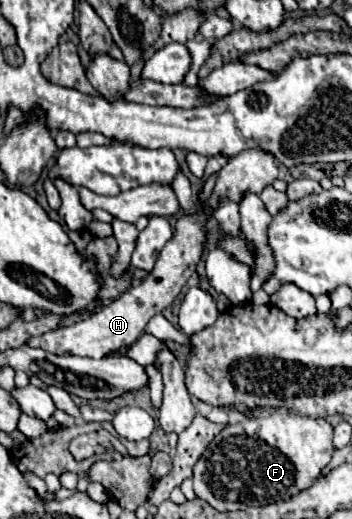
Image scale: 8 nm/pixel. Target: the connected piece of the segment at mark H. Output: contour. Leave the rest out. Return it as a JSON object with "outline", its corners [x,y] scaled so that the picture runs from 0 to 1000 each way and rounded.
{"outline":[[[568,412],[557,416],[517,416],[500,428],[500,451],[489,455],[483,470],[455,486],[455,497],[432,524],[398,543],[369,551],[335,578],[318,578],[313,586],[290,590],[273,605],[256,605],[244,617],[176,628],[148,640],[125,640],[114,647],[91,647],[74,663],[91,671],[119,671],[142,682],[210,682],[210,686],[250,686],[250,690],[290,690],[307,678],[364,671],[375,659],[386,659],[409,644],[409,628],[420,617],[460,601],[472,590],[494,582],[494,574],[511,566],[517,551],[551,524],[568,489],[574,489],[574,466],[580,466],[580,439]]]}

